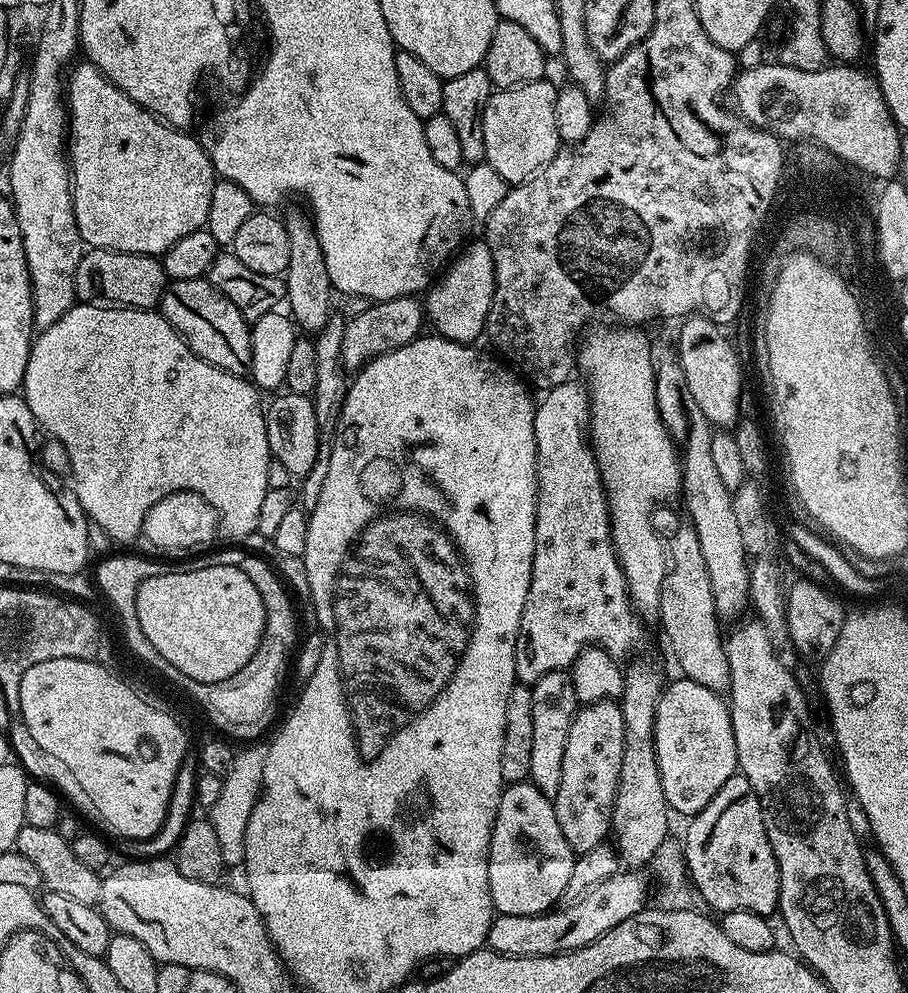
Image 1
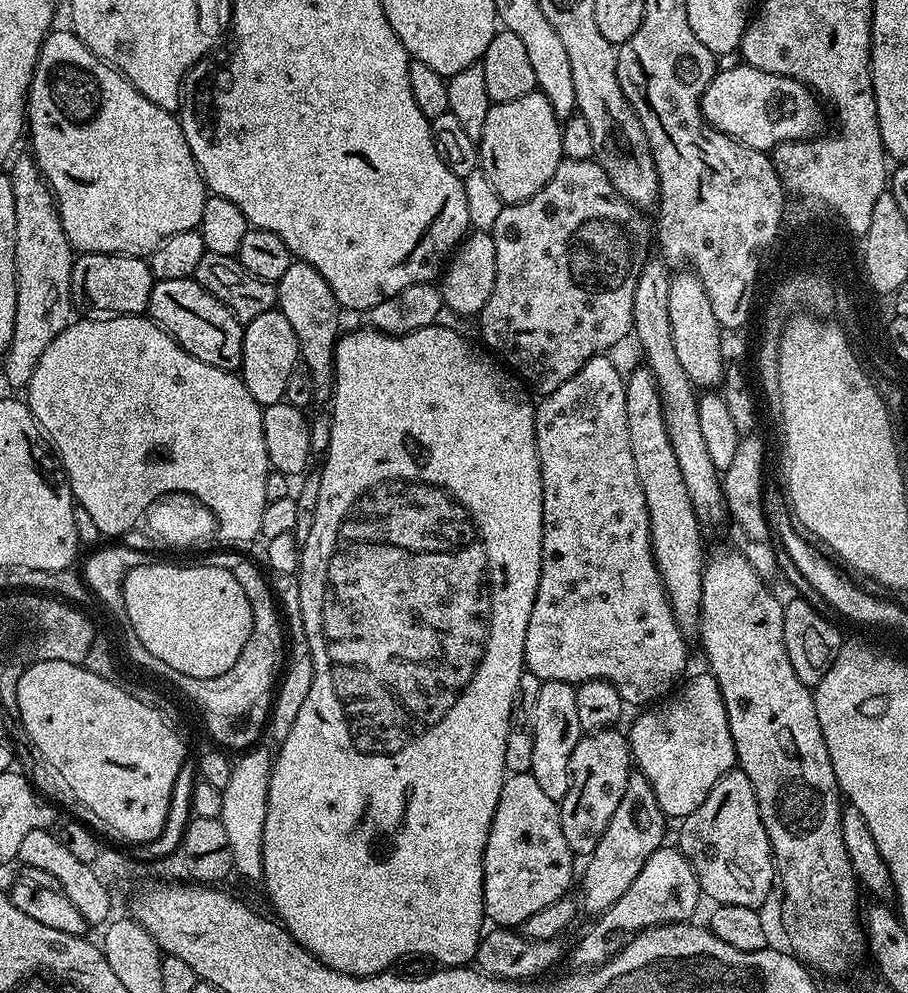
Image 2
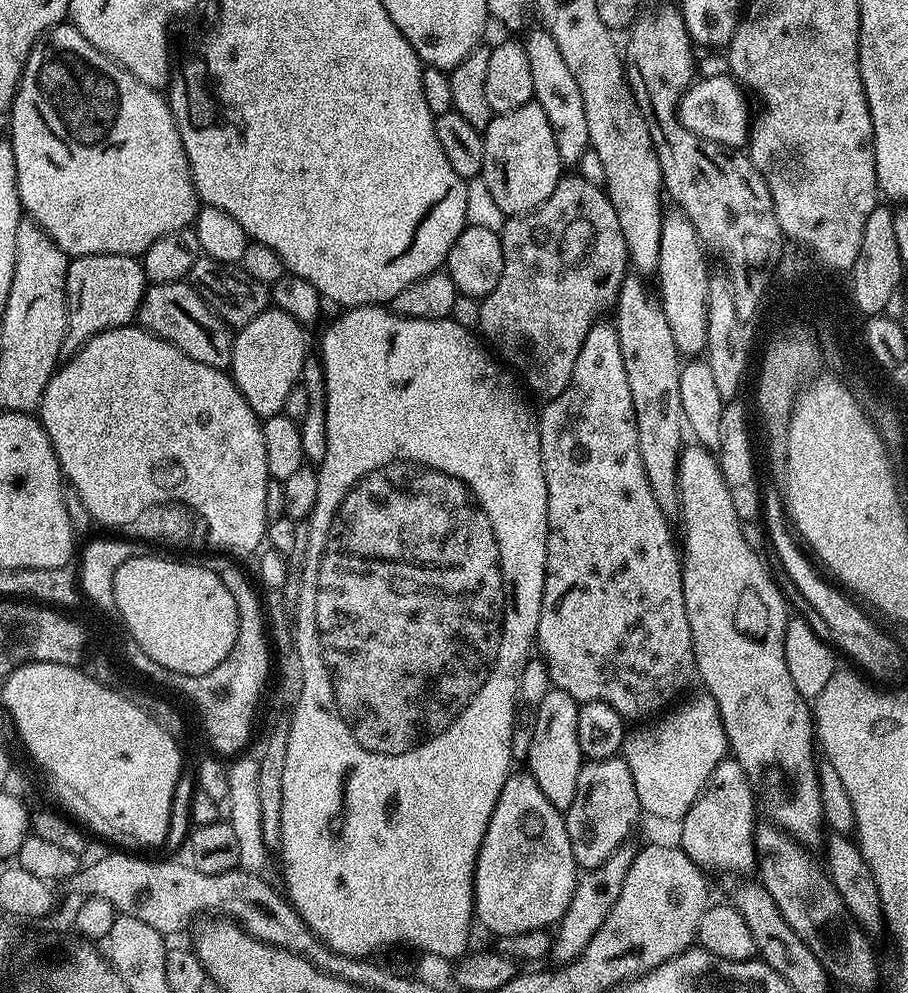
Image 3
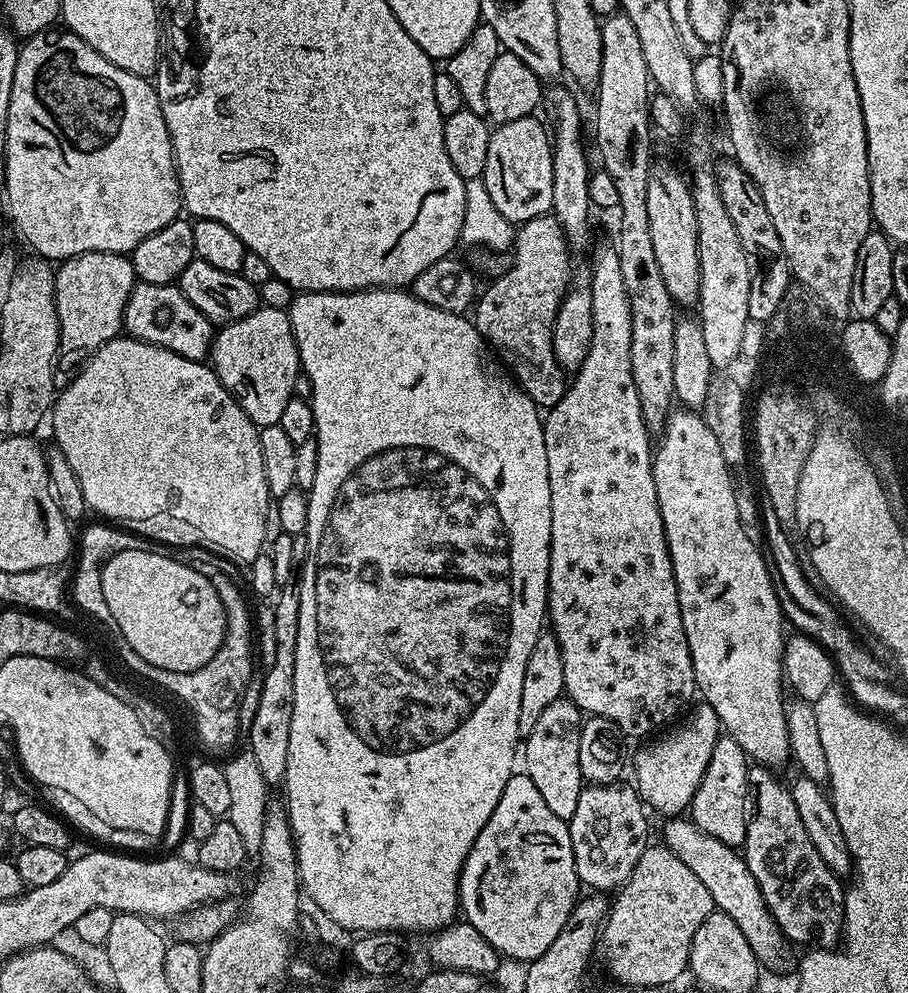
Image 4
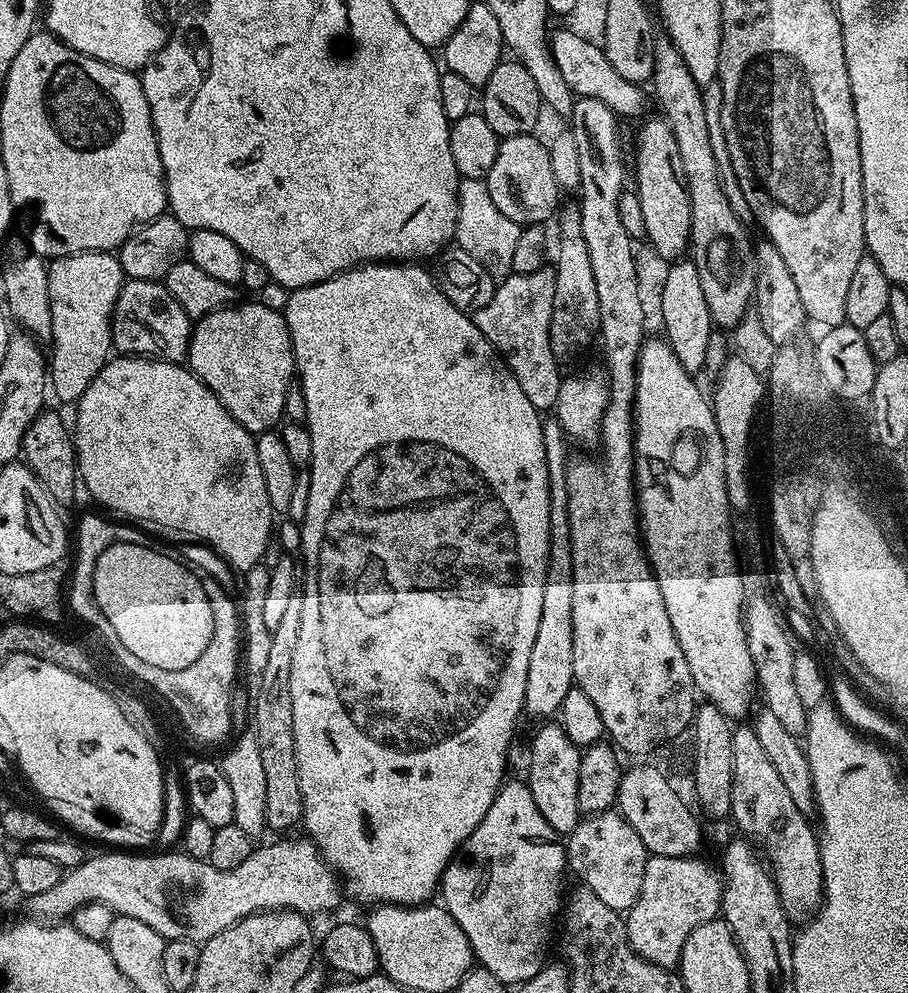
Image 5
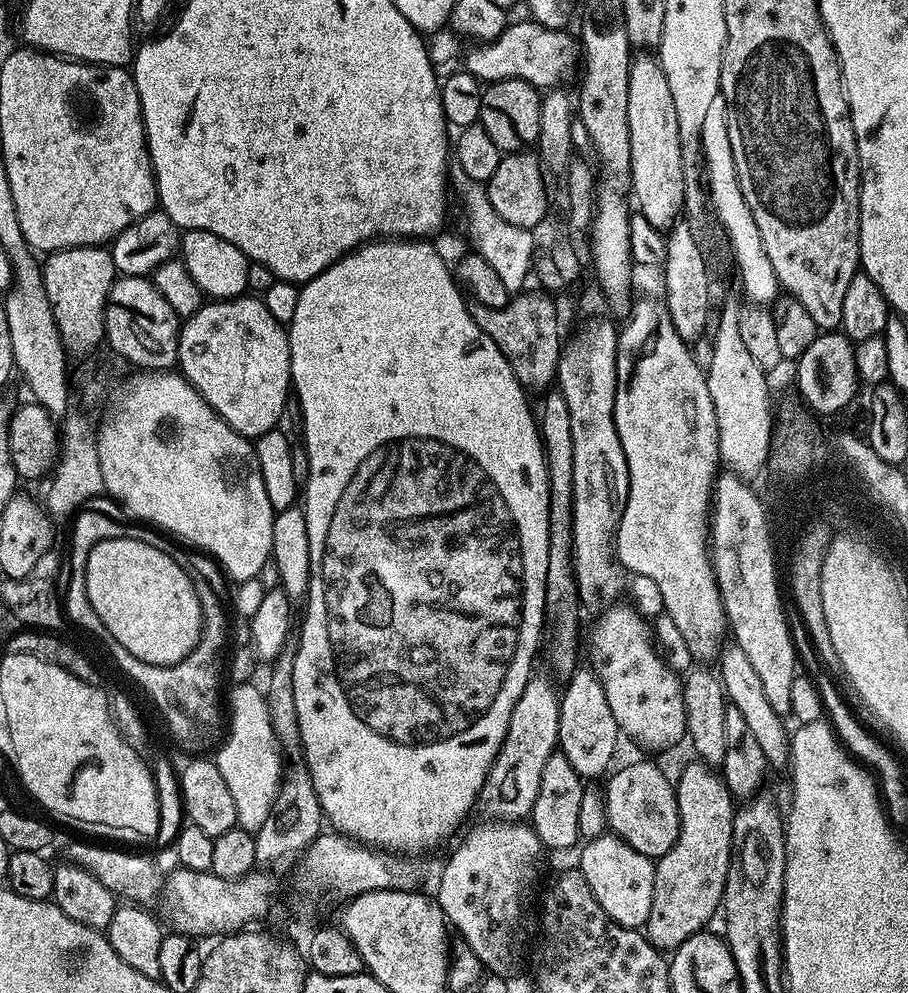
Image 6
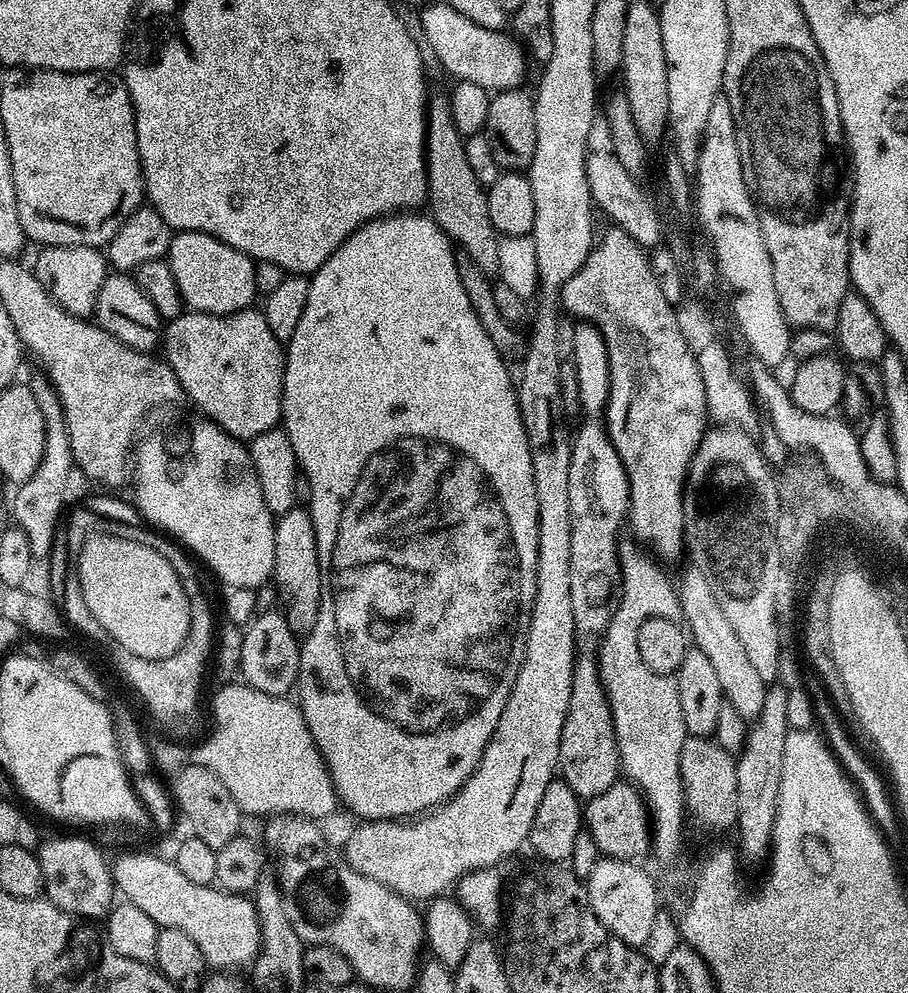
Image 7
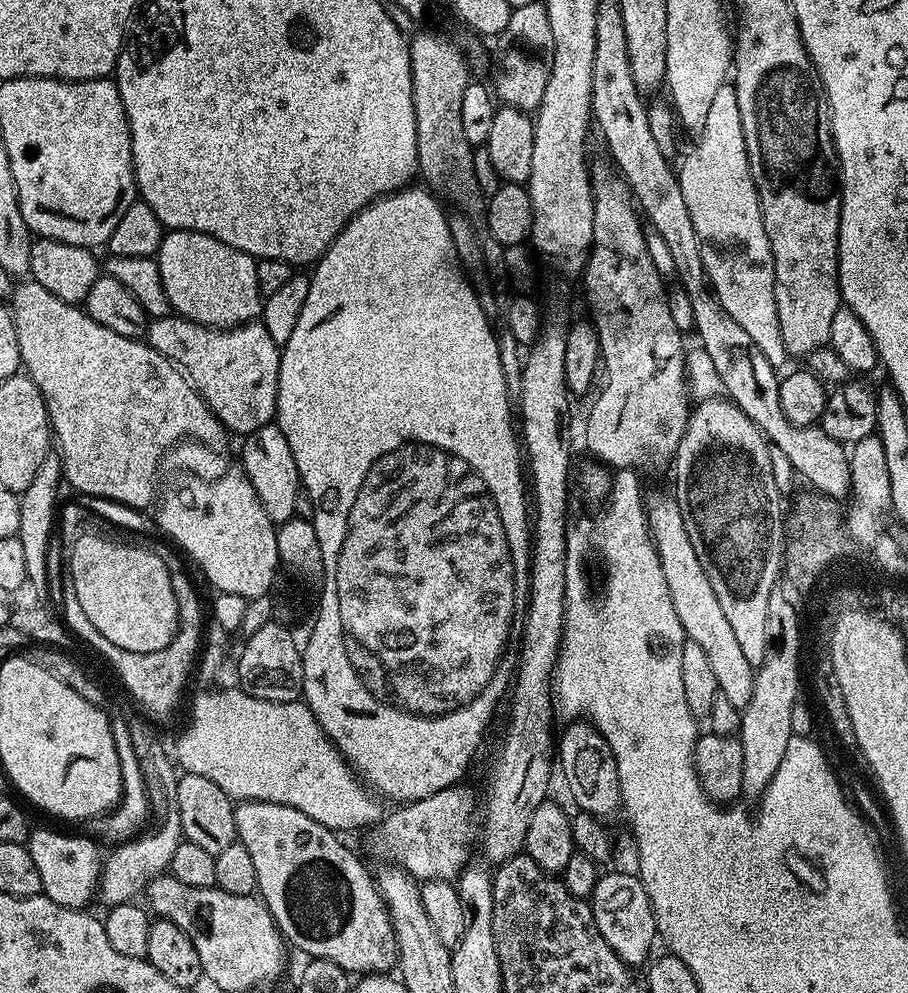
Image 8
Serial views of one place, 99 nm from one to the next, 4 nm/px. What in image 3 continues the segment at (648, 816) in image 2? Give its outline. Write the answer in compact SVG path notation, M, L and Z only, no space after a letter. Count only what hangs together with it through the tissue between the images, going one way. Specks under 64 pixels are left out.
M631 843L621 844L602 866L587 869L577 879L574 886L574 898L570 898L570 906L566 914L562 914L560 923L554 932L551 959L557 960L557 965L563 966L572 960L577 960L584 953L586 946L590 946L590 938L598 934L598 926L606 922L606 914L614 910L614 902L618 902L618 894L622 891L622 882L626 882L626 870L630 870L630 862L634 862L637 849L631 848Z

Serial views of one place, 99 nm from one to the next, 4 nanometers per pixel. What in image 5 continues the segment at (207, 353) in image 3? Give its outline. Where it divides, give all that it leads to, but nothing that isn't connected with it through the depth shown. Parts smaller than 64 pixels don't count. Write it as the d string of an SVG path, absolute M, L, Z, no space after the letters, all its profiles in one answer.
M128 280L122 286L122 290L118 294L118 302L114 306L114 314L112 315L112 347L117 353L125 356L150 356L158 360L175 360L177 362L187 361L188 347L190 346L190 338L194 327L193 317L186 314L186 310L182 310L182 306L178 306L178 302L174 302L172 295L168 293L168 289L158 280Z

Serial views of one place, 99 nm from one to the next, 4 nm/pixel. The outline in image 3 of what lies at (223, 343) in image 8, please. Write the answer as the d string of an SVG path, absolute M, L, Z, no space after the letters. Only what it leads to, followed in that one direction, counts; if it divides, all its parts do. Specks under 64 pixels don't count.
M270 306L254 322L235 333L232 342L230 375L257 417L281 415L286 406L286 394L300 381L304 360L310 356L304 341L305 325L282 309Z

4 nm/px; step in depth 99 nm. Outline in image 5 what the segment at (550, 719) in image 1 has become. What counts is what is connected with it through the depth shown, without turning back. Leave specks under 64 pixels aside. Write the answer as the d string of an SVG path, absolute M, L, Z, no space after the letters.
M544 722L532 738L532 753L528 756L526 783L542 818L550 822L557 834L567 834L576 829L582 819L578 806L578 770L581 745L574 743L559 722Z

